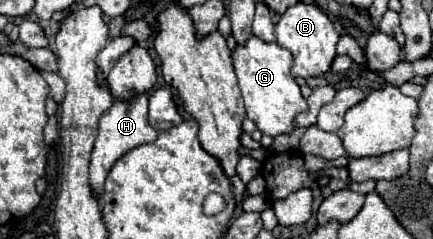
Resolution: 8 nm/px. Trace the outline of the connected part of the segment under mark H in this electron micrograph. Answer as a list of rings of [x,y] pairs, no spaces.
[[[141,94],[137,100],[131,100],[131,102],[119,102],[119,100],[115,100],[113,106],[99,120],[99,134],[97,134],[97,140],[95,140],[93,154],[91,154],[89,176],[91,176],[93,196],[99,198],[103,194],[103,182],[105,182],[109,170],[113,168],[113,164],[123,154],[127,154],[129,150],[133,150],[133,148],[137,148],[141,144],[155,142],[157,136],[159,136],[159,132],[147,120],[147,96],[145,94]]]

